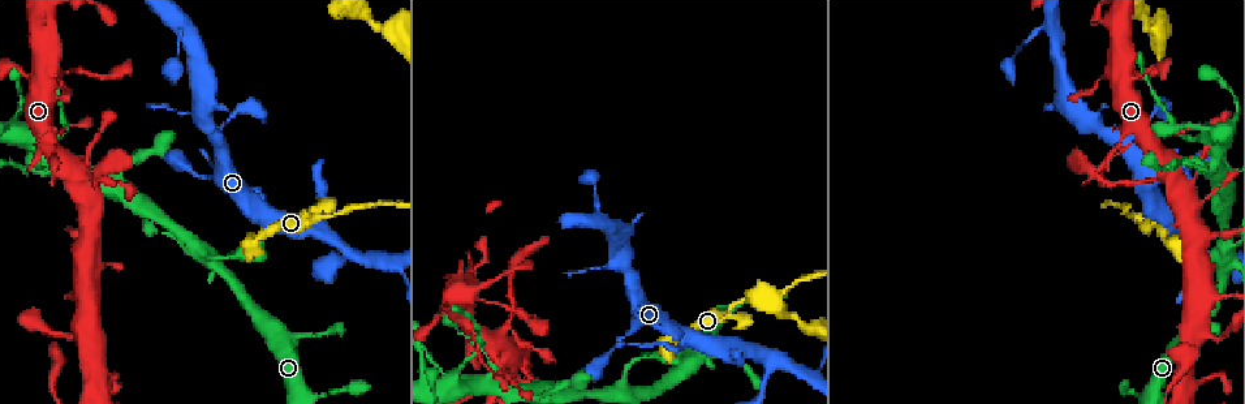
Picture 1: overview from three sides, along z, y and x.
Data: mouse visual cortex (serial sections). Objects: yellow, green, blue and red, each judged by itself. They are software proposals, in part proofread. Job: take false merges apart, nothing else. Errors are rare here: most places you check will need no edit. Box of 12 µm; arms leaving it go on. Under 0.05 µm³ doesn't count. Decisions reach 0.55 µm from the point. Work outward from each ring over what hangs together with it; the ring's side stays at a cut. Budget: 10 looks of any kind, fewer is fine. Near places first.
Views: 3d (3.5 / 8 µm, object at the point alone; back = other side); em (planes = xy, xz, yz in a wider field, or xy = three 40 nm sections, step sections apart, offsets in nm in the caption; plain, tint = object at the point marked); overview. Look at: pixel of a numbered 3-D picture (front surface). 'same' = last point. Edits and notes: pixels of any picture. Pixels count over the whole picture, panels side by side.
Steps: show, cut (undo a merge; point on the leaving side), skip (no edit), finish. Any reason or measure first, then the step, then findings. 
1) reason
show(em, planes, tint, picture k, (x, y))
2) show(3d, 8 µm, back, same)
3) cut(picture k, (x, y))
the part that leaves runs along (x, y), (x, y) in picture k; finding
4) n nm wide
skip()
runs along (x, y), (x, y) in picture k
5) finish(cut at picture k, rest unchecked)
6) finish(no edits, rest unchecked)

abrupt turn
show(3d, 3.5 µm, picture 1, (474, 298))

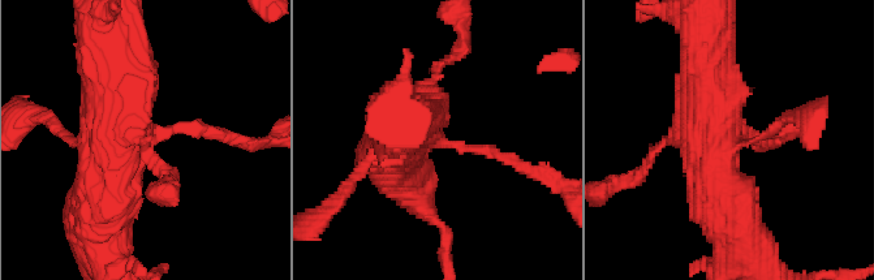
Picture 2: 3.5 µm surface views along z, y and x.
now the EM
show(em, xy, step 1, tint, picture 2, (435, 136))

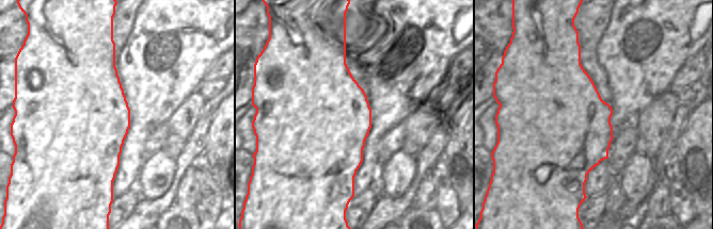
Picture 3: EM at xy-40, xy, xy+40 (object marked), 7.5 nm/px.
skip()
continuous, no second cell

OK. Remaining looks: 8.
abrupt turn
show(3d, 8 µm, picture 1, (1197, 202))

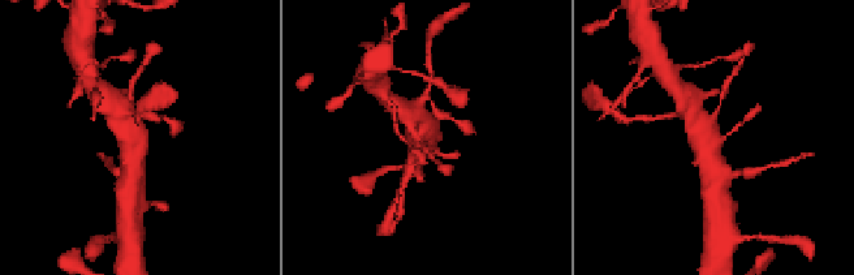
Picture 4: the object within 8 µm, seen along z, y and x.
show(3d, 3.5 µm, picture 4, (714, 142))

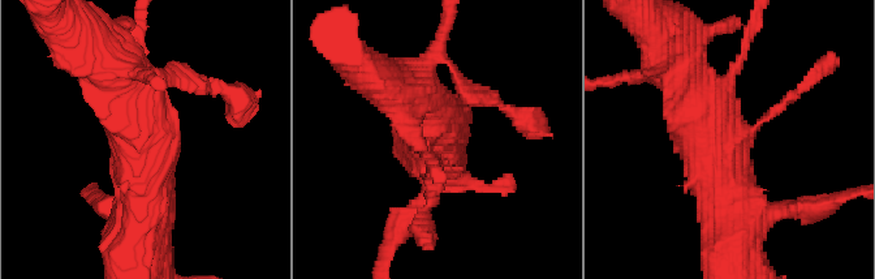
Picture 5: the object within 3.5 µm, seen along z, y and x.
show(em, planes, tint, picture 5, (435, 146))

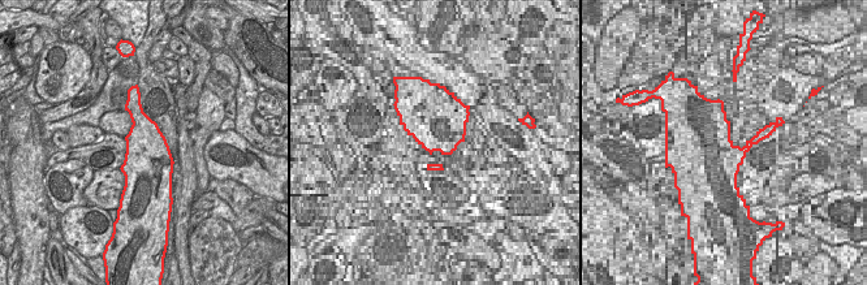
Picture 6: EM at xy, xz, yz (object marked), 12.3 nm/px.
skip()
runs along (413, 98), (436, 121), (421, 215) in picture 5; continuous, no second cell

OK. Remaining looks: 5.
show(3d, 3.5 µm, picture 1, (322, 206))

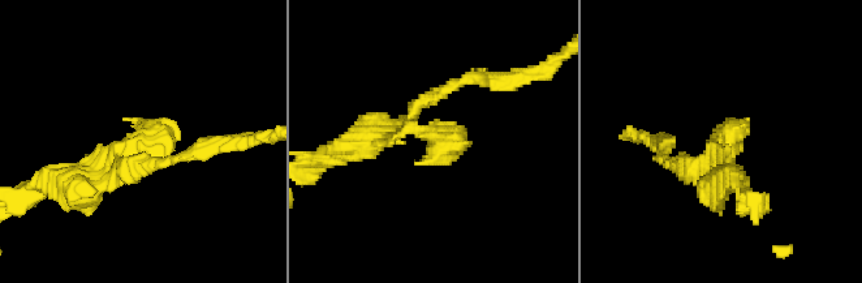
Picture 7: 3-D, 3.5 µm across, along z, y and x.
show(em, xy, step 2, tint, picture 7, (140, 143))

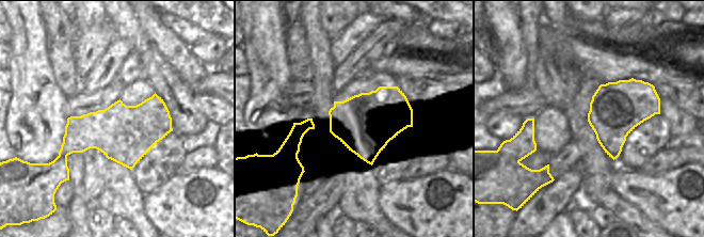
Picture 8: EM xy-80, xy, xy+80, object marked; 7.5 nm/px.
skip()
runs along (69, 181), (150, 137), (125, 120) in picture 7; all the same cell

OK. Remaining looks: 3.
abrupt turn
show(3d, 3.5 µm, picture 1, (1170, 245))

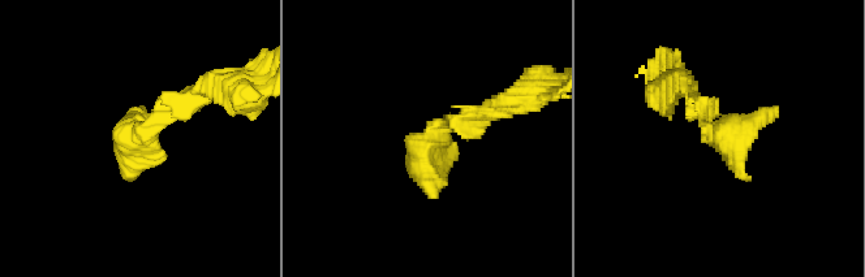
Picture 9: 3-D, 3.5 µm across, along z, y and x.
show(em, xy, step 2, tint, picture 9, (429, 142))

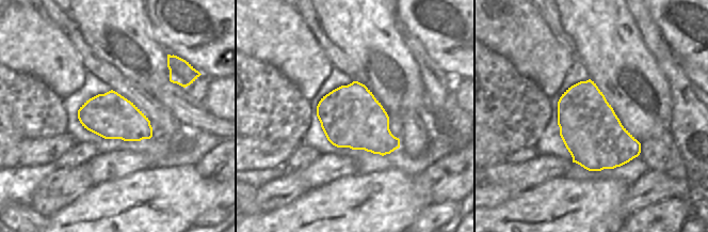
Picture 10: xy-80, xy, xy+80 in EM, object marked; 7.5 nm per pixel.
skip()
runs along (498, 109), (430, 141), (438, 197) in picture 9; all the same cell

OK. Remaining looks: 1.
finish(no edits, rest unchecked)

